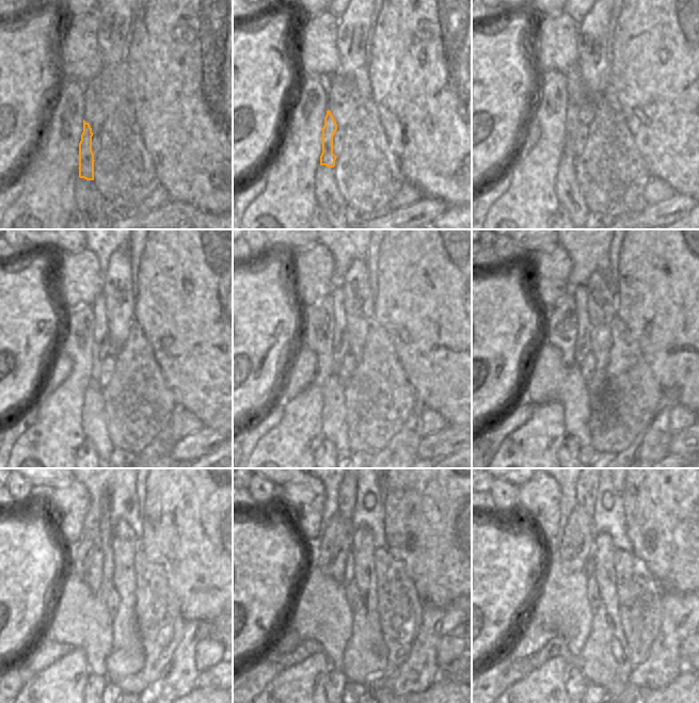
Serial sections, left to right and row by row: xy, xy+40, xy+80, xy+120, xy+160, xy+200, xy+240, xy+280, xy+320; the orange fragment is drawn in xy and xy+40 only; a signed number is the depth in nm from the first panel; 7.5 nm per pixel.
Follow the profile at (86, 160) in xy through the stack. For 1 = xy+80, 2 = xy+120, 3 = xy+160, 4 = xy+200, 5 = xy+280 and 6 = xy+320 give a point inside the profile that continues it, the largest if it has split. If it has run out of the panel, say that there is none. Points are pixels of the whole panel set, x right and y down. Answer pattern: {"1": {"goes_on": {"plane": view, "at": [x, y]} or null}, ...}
{"1": {"goes_on": {"plane": "xy+80", "at": [576, 89]}}, "2": {"goes_on": {"plane": "xy+120", "at": [101, 347]}}, "3": {"goes_on": {"plane": "xy+160", "at": [340, 347]}}, "4": {"goes_on": {"plane": "xy+200", "at": [582, 347]}}, "5": {"goes_on": {"plane": "xy+280", "at": [347, 495]}}, "6": {"goes_on": {"plane": "xy+320", "at": [586, 490]}}}

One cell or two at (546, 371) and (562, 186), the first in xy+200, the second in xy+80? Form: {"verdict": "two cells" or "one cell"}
{"verdict": "one cell"}

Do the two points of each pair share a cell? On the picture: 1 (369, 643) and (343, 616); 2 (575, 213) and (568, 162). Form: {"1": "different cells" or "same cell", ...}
{"1": "different cells", "2": "same cell"}

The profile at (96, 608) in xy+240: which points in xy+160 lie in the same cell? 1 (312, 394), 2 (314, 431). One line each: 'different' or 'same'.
1: different
2: different

